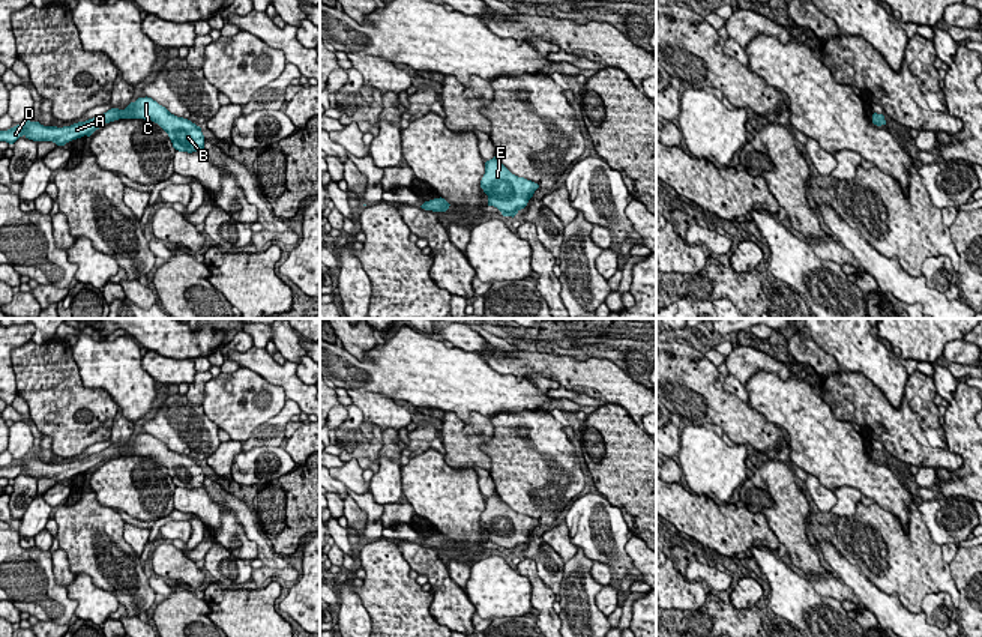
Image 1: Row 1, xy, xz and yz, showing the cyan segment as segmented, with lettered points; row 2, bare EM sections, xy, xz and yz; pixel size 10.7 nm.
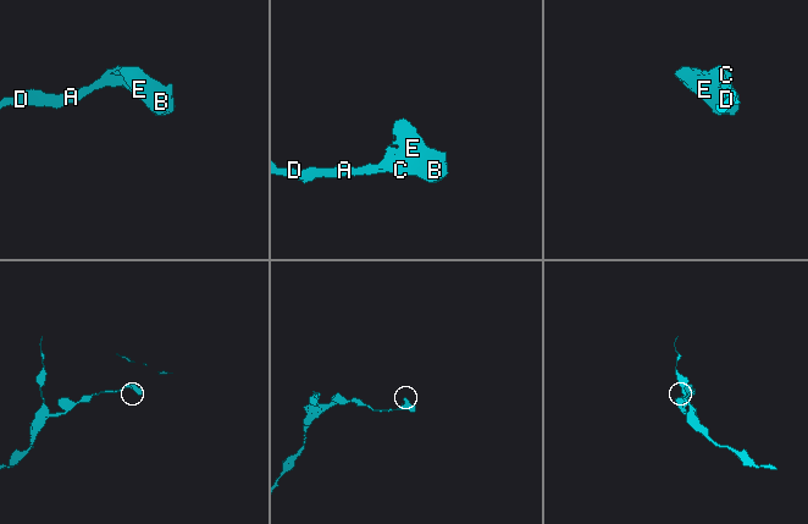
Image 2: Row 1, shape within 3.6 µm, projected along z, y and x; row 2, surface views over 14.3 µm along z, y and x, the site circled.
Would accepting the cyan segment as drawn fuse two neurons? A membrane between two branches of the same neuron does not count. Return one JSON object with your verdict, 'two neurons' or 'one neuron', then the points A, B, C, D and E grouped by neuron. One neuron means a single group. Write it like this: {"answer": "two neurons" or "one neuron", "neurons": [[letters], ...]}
{"answer": "one neuron", "neurons": [["A", "B", "C", "D", "E"]]}

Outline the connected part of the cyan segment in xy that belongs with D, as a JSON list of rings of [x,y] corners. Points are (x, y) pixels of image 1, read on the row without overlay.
[[[147,433],[138,434],[125,446],[111,445],[102,452],[74,460],[71,463],[44,463],[39,458],[27,457],[26,460],[17,461],[8,467],[0,467],[0,478],[14,481],[24,472],[33,478],[53,478],[57,482],[65,482],[66,479],[84,472],[90,473],[105,460],[119,455],[144,455],[158,460],[168,470],[173,484],[179,488],[192,490],[204,487],[204,472],[200,463],[188,455],[171,451],[165,443]]]

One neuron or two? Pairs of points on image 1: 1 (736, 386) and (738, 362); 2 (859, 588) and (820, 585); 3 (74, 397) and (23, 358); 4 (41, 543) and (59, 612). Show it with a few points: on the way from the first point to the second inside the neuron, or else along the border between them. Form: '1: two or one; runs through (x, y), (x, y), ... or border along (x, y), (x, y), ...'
1: two; border along (730, 373), (744, 386)
2: two; border along (840, 579), (862, 604)
3: one; runs through (62, 394), (35, 367)
4: two; border along (35, 544), (39, 549), (48, 550)

